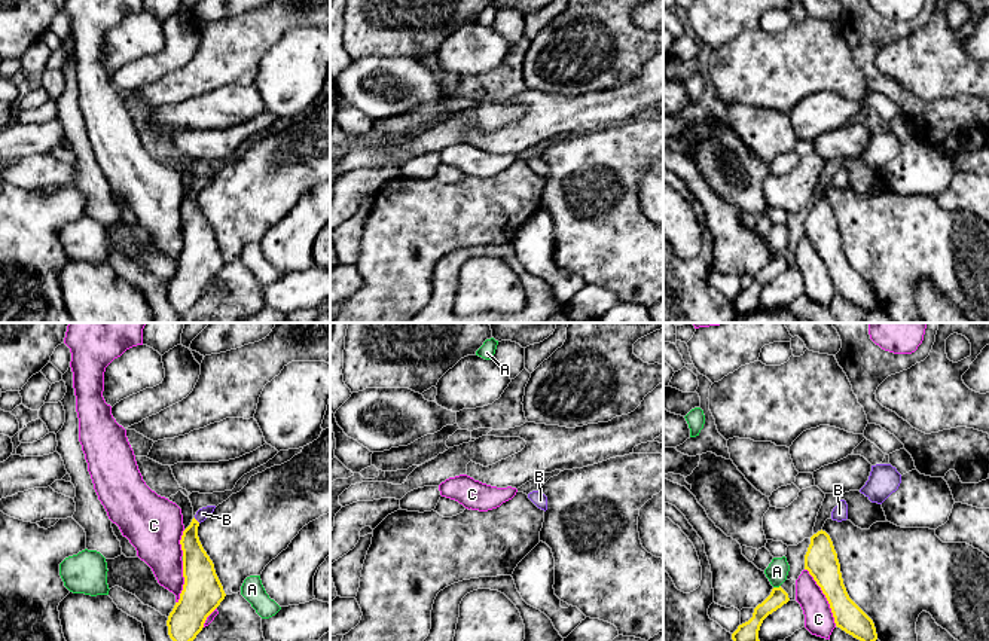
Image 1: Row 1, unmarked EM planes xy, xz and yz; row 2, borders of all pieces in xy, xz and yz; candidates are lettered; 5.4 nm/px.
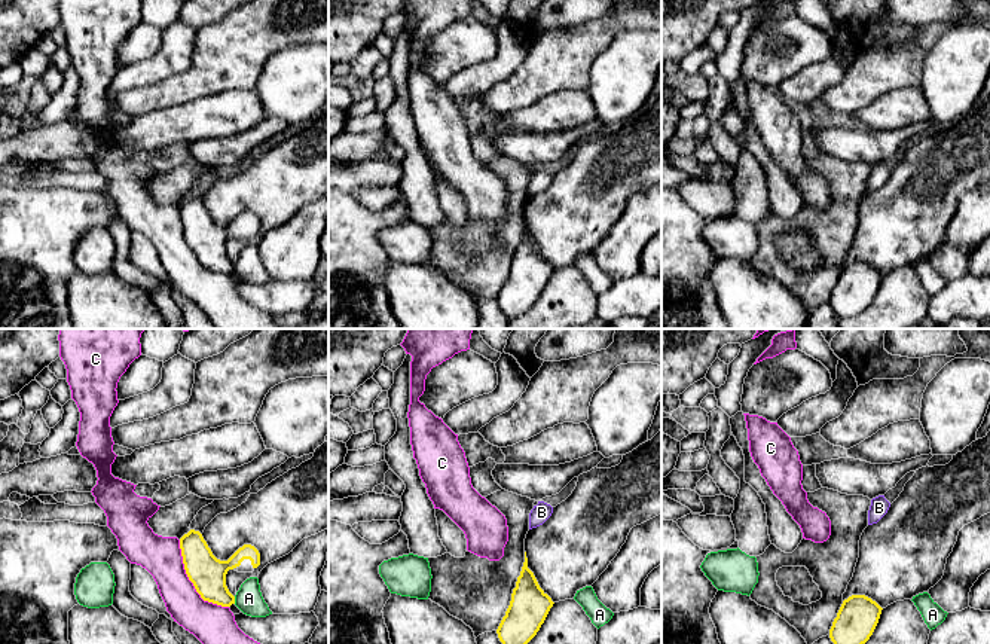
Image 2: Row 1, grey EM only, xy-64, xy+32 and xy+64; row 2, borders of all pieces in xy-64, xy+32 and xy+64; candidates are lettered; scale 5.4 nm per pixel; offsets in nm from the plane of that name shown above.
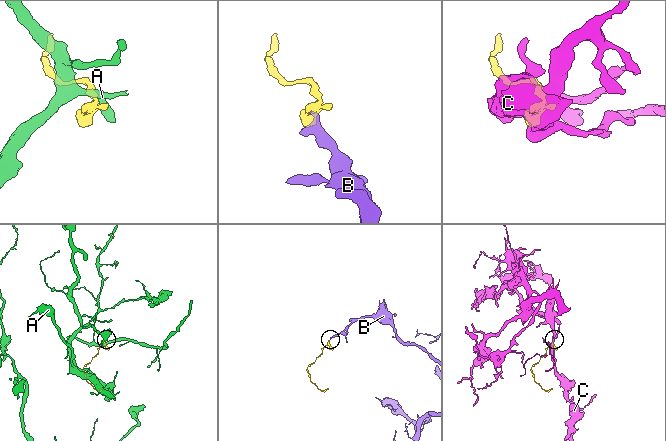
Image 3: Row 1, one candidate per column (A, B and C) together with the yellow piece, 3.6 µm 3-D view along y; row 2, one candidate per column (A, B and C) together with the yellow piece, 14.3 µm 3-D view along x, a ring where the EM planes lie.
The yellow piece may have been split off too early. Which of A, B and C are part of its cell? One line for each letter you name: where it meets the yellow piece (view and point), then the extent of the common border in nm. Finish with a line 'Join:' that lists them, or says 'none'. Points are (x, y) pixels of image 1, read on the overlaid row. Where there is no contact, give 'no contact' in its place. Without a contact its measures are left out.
B: meets yellow in xy at (195, 519); contact 50 nm long
Join: B

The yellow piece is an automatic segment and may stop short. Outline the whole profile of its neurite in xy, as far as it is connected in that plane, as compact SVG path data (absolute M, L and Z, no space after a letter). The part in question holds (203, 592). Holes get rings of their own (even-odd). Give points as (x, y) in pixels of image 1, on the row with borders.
M216 506L199 509L180 540L184 584L180 599L167 620L173 641L193 641L202 631L207 617L226 596L214 564L198 537L199 524L210 518L214 509Z

